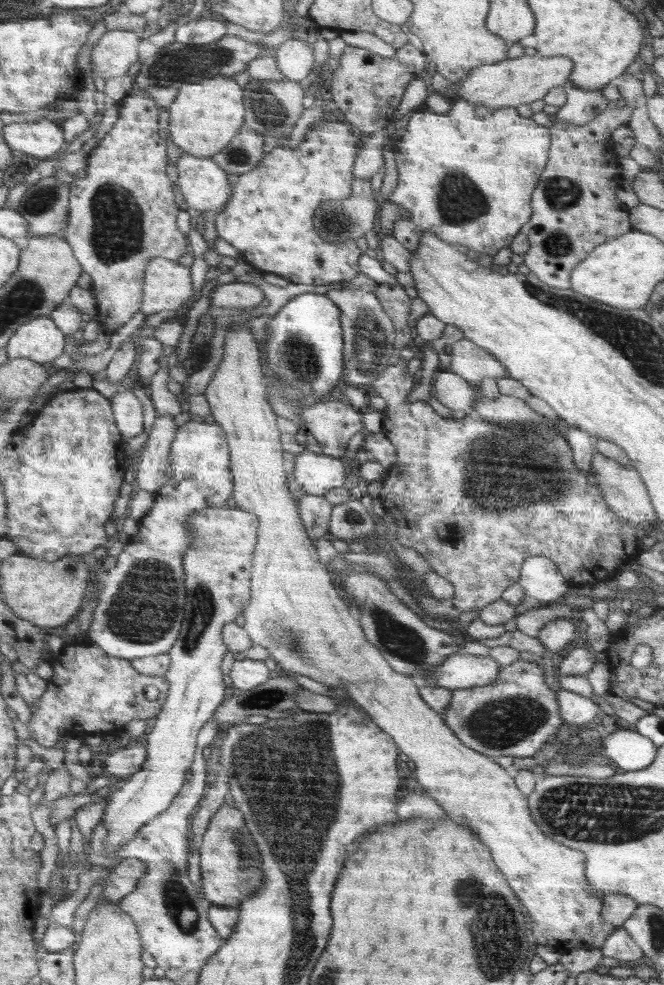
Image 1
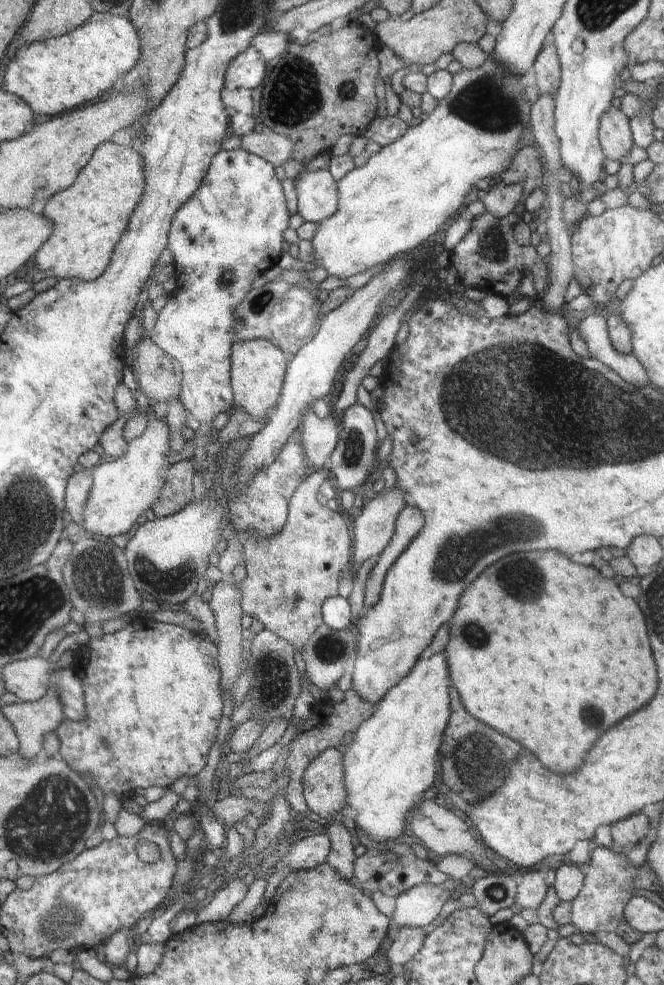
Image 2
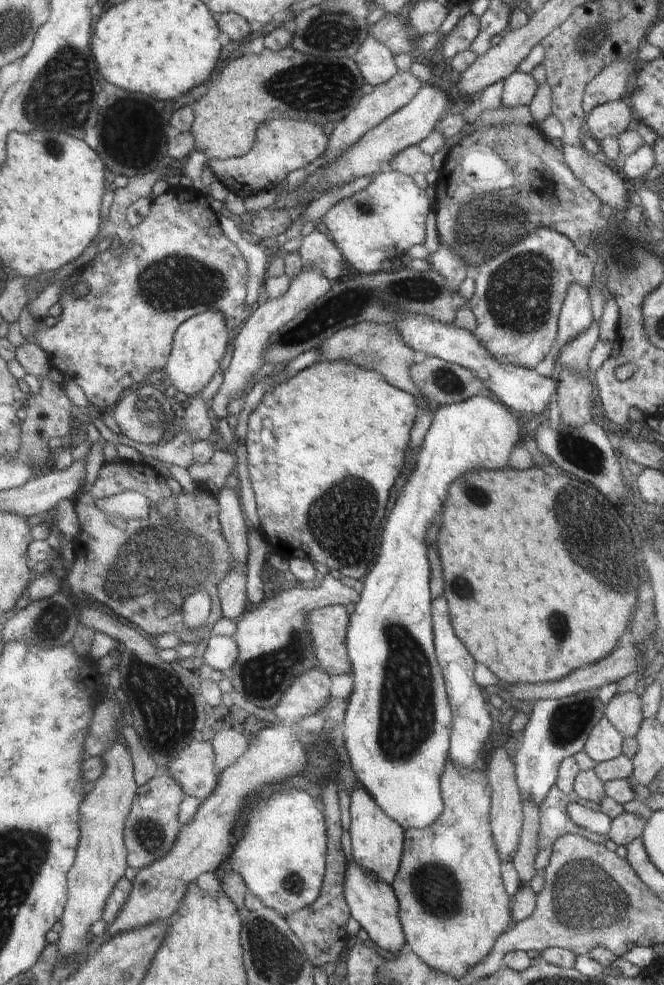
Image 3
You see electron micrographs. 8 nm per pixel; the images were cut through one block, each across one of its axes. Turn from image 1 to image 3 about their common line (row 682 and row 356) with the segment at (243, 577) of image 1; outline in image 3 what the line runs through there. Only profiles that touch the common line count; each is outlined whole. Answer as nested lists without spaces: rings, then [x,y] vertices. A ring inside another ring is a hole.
[[[209,310],[184,322],[176,333],[173,353],[165,371],[169,383],[188,395],[190,400],[200,396],[222,368],[222,362],[230,348],[230,331],[228,320],[222,311]]]

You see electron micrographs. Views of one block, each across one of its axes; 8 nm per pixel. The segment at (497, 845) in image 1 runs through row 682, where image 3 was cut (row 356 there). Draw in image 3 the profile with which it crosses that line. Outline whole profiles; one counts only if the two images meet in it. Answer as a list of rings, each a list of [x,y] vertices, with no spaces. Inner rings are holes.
[[[360,321],[343,329],[338,328],[337,332],[328,337],[318,349],[322,351],[323,360],[345,360],[359,367],[374,370],[382,373],[382,376],[397,389],[412,393],[414,396],[420,394],[410,372],[419,355],[401,339],[401,333],[394,323],[376,324]]]

